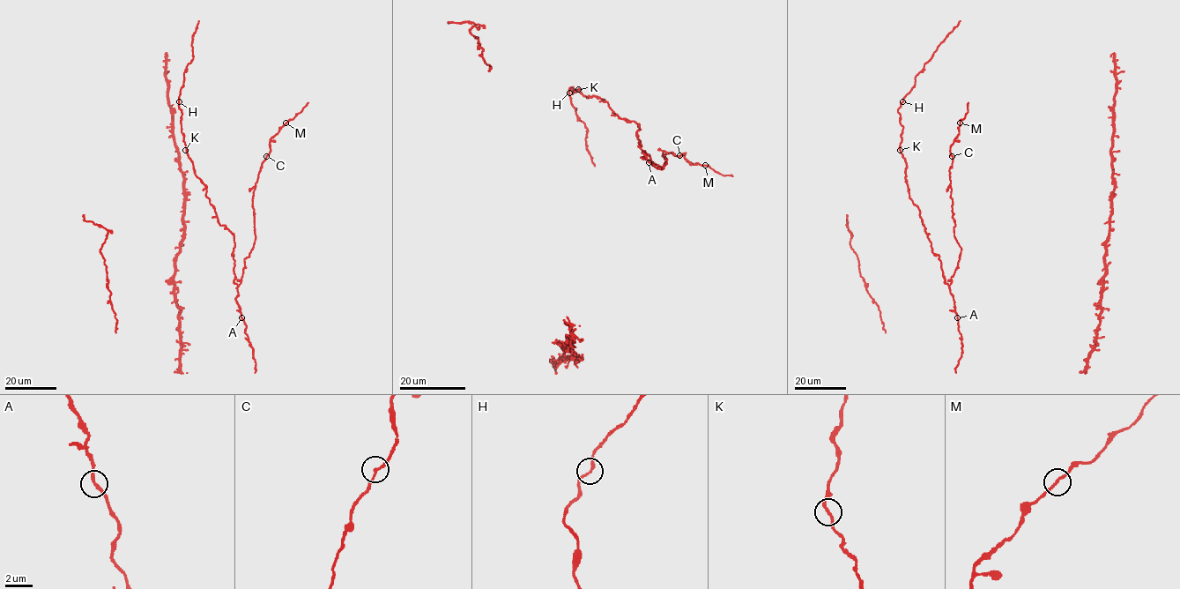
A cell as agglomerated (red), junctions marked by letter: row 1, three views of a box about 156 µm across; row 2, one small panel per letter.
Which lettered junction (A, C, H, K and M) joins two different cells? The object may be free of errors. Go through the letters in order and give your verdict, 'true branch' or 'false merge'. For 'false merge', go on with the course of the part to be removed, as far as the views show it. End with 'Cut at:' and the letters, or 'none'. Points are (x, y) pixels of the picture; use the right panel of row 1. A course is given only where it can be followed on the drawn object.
A: true branch
C: true branch
H: true branch
K: true branch
M: true branch
Cut at: none

